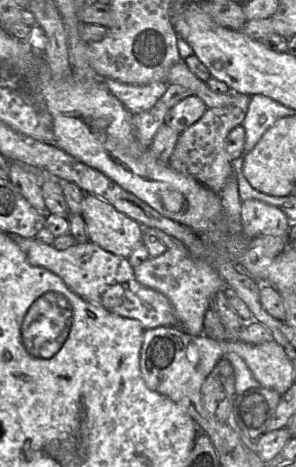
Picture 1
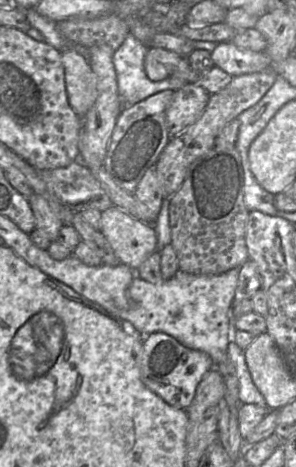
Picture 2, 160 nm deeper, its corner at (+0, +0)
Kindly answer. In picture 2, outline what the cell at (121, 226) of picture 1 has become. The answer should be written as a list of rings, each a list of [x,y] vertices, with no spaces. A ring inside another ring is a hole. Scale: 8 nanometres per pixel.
[[[111,206],[101,212],[100,231],[119,261],[136,271],[157,250],[157,234],[151,223]]]

